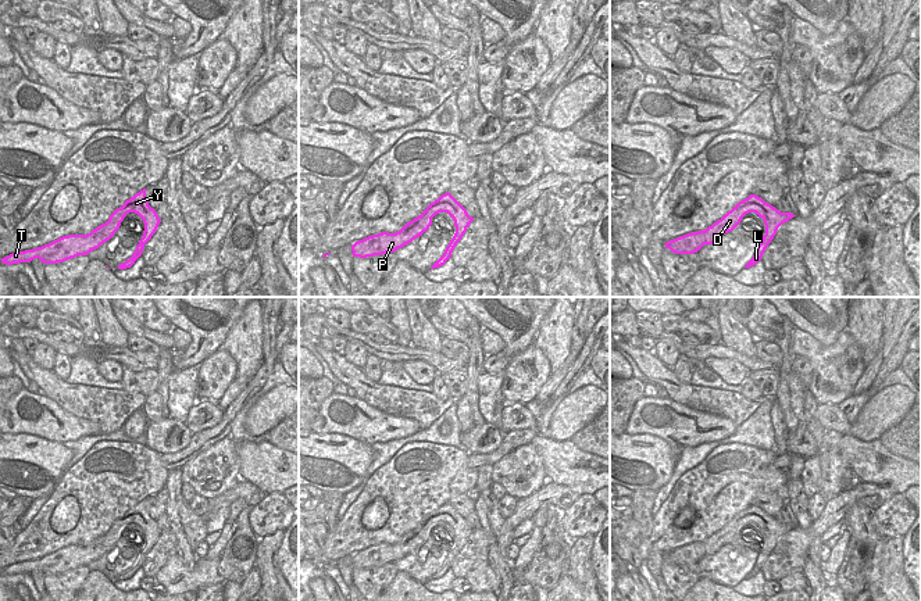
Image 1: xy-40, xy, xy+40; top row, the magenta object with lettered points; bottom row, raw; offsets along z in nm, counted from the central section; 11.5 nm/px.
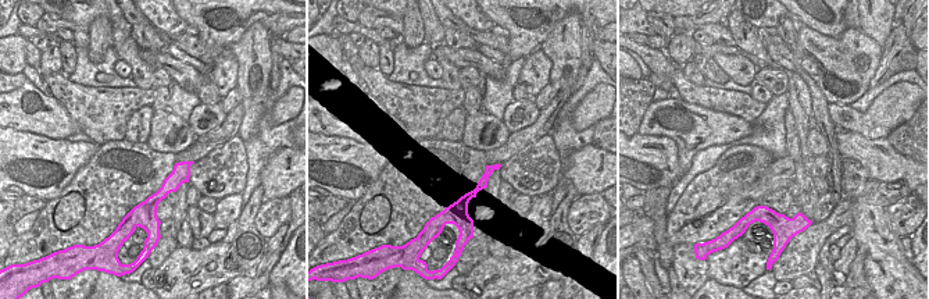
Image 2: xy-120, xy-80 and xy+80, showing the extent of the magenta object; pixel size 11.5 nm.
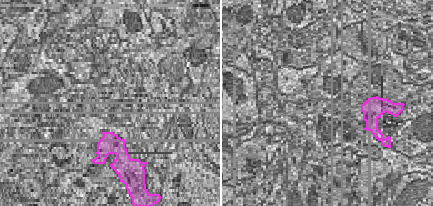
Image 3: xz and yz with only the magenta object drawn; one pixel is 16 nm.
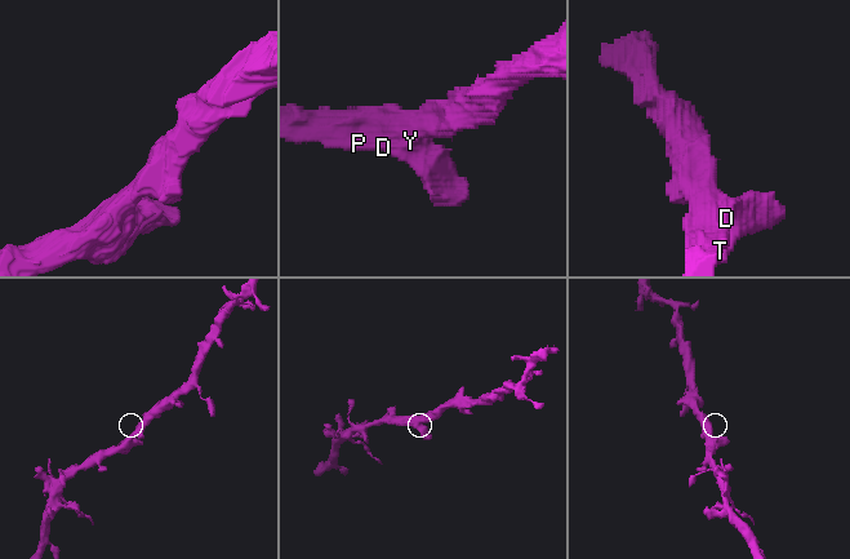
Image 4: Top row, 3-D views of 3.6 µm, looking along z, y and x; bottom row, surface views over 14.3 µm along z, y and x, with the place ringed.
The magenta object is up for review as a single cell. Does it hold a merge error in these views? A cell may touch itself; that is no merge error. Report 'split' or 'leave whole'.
leave whole

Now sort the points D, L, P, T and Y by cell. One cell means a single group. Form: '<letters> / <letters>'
D L P T Y

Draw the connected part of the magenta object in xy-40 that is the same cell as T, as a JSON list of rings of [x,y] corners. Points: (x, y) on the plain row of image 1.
[[[146,500],[126,511],[122,518],[117,519],[110,526],[106,534],[97,537],[90,544],[63,547],[38,559],[13,564],[1,569],[1,573],[13,576],[31,573],[32,570],[39,569],[43,575],[58,575],[78,566],[88,566],[114,547],[114,544],[119,540],[121,533],[129,523],[138,525],[144,534],[143,548],[139,551],[135,564],[124,575],[118,576],[118,580],[131,579],[142,566],[144,555],[151,550],[161,533],[156,520],[149,516]]]

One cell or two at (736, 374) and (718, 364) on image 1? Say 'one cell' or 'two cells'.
one cell

